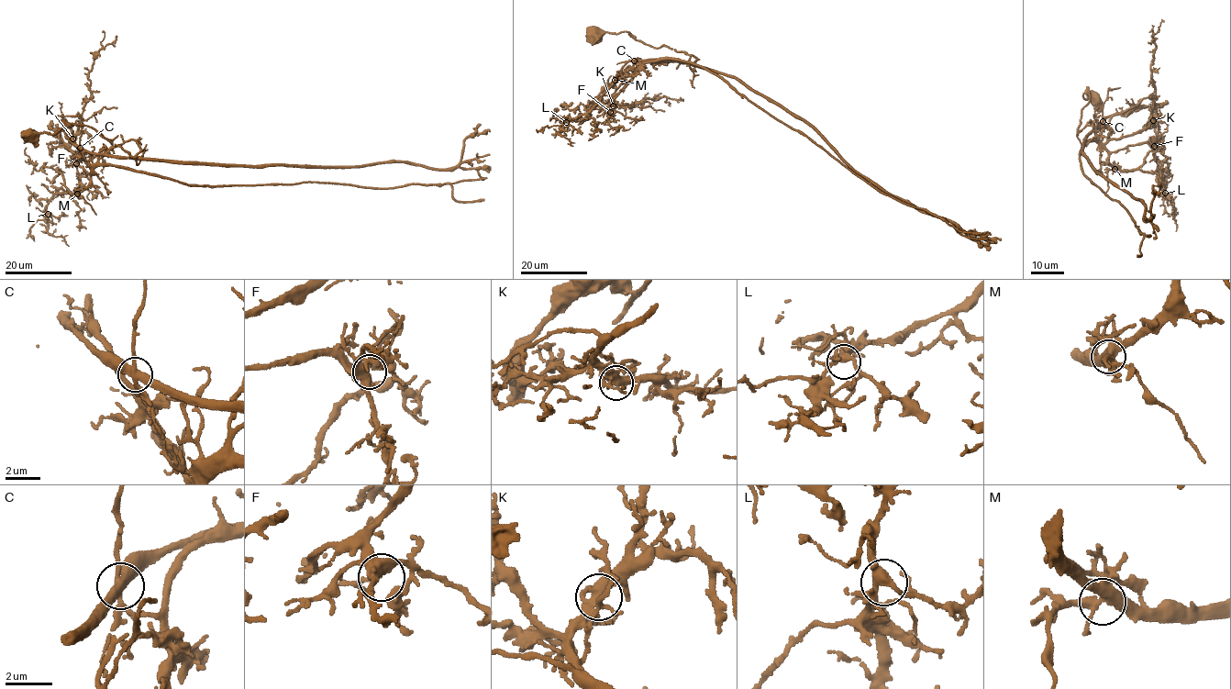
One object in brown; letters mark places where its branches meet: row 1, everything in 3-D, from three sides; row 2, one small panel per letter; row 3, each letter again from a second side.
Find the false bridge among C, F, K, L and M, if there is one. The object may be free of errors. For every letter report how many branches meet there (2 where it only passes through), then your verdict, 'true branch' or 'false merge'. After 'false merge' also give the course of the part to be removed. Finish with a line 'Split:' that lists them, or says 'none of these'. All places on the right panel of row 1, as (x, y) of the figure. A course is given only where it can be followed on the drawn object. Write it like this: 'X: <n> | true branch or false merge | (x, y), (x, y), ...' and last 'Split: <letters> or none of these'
C: 5 | false merge | (1103, 121), (1081, 143), (1081, 151), (1088, 161), (1100, 175), (1144, 204), (1145, 220), (1151, 216), (1155, 193)
F: 5 | true branch
K: 5 | true branch
L: 5 | true branch
M: 5 | true branch
Split: C

